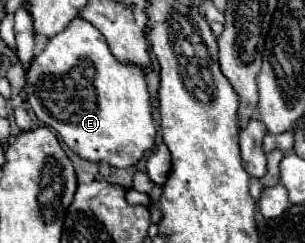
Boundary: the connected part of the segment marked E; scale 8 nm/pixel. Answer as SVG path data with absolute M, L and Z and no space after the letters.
M76 16L68 26L52 36L44 50L34 58L28 70L28 102L38 120L58 132L66 146L70 146L80 158L92 162L108 162L110 166L132 166L146 150L154 146L156 126L152 120L150 98L144 82L144 72L132 62L120 62L112 56L104 36L88 24L82 16Z

